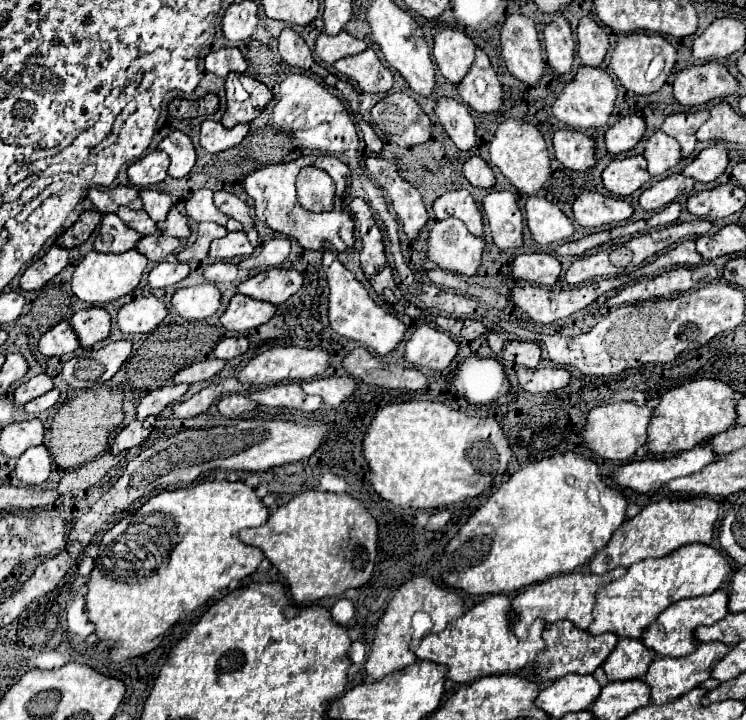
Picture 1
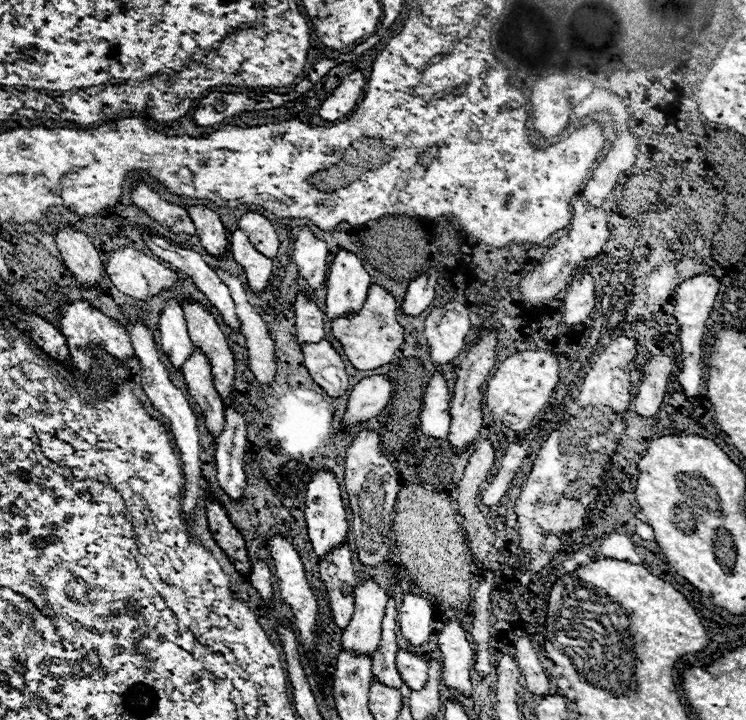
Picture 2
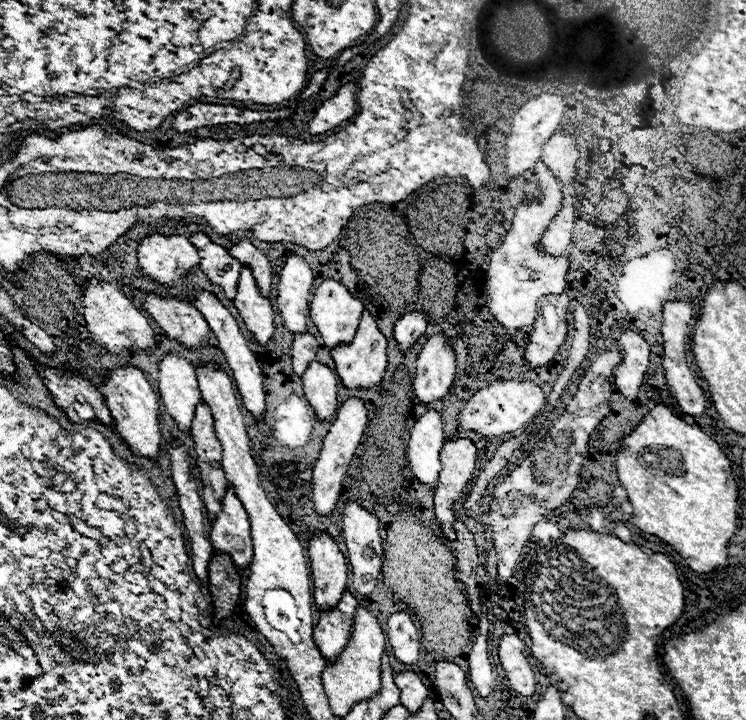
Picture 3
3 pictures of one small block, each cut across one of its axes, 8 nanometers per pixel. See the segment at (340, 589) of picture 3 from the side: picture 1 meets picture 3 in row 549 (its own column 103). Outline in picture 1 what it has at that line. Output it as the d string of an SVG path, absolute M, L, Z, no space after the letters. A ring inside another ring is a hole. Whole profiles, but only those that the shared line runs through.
M92 306L76 312L70 318L70 324L80 340L80 346L94 346L110 334L110 316L104 308Z

